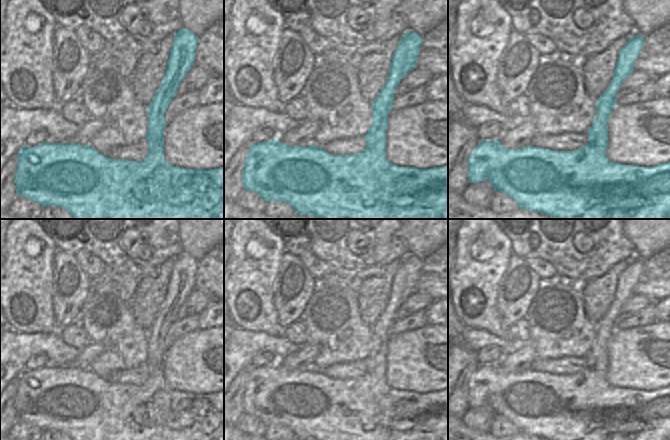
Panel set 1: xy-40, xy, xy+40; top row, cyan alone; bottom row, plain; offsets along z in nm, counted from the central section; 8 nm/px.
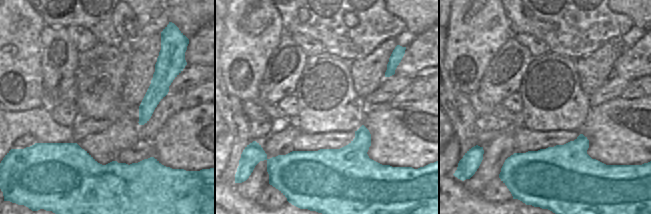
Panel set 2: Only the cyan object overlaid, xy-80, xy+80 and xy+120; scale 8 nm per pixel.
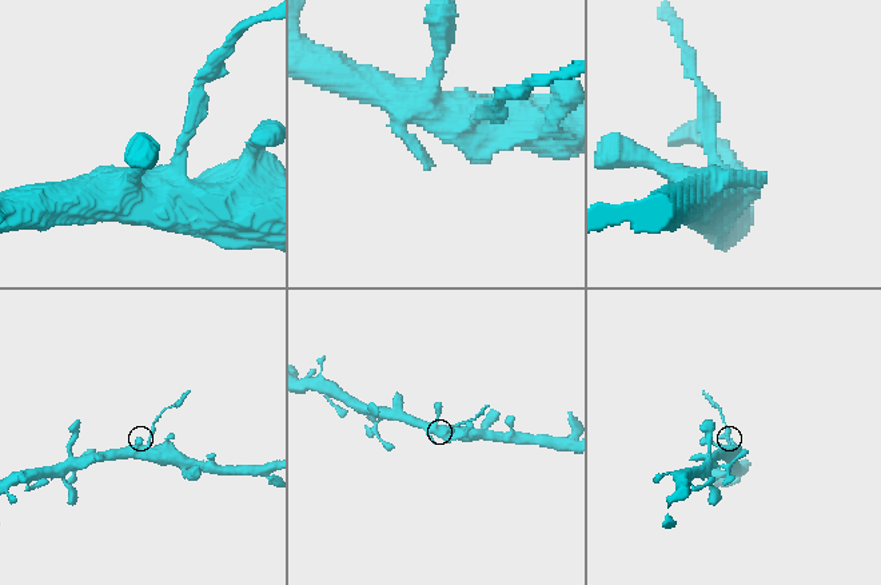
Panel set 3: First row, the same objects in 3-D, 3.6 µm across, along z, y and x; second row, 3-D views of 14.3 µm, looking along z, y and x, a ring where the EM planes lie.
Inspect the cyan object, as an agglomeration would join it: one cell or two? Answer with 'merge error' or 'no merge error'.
merge error

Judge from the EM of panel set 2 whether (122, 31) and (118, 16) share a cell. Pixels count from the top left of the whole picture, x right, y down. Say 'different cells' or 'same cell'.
same cell

